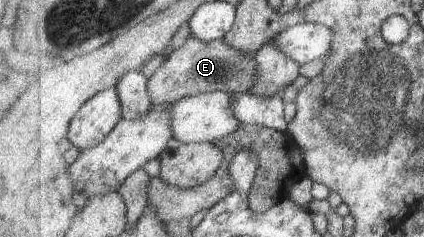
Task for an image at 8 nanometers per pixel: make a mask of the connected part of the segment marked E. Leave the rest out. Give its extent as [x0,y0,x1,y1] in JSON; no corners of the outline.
[148,35,256,106]

